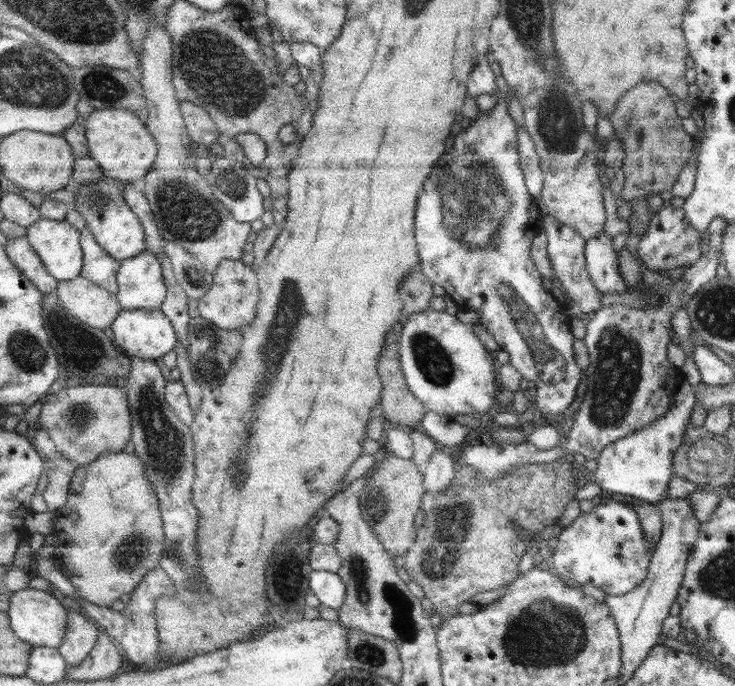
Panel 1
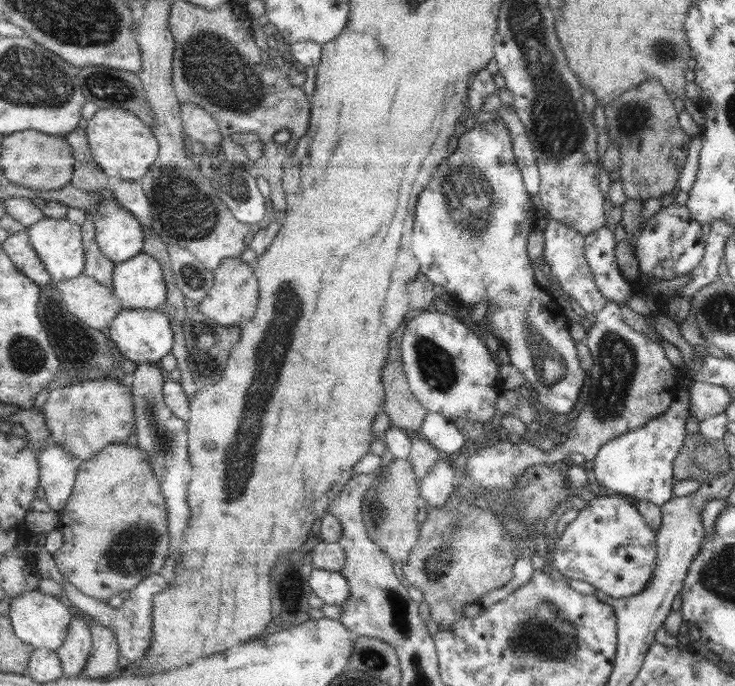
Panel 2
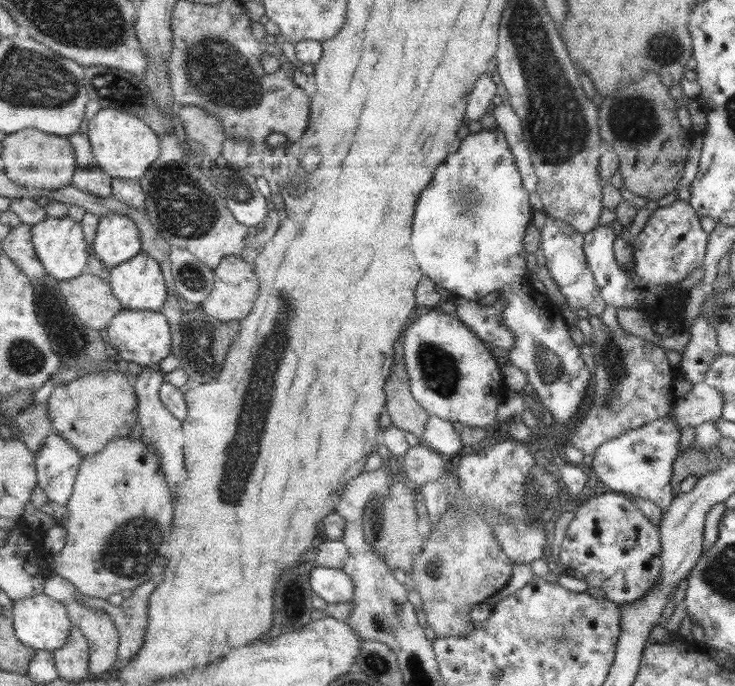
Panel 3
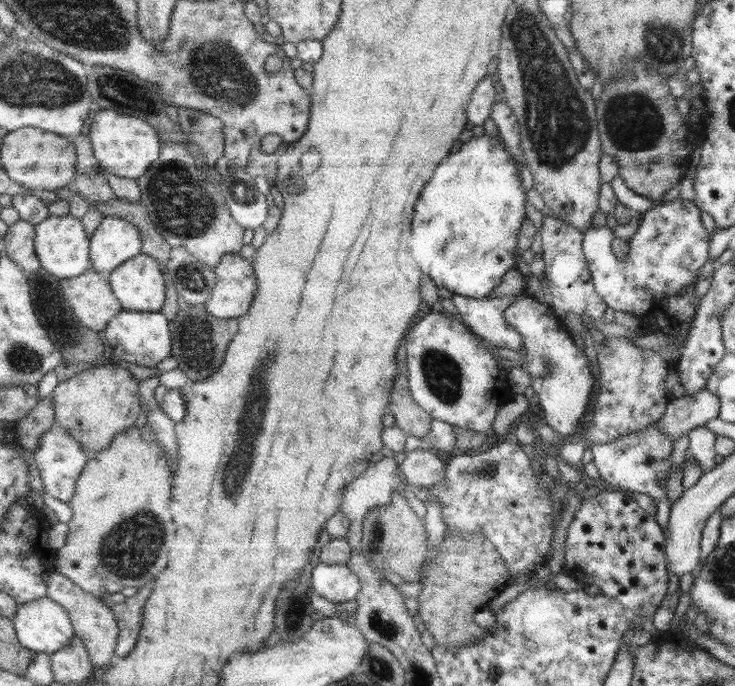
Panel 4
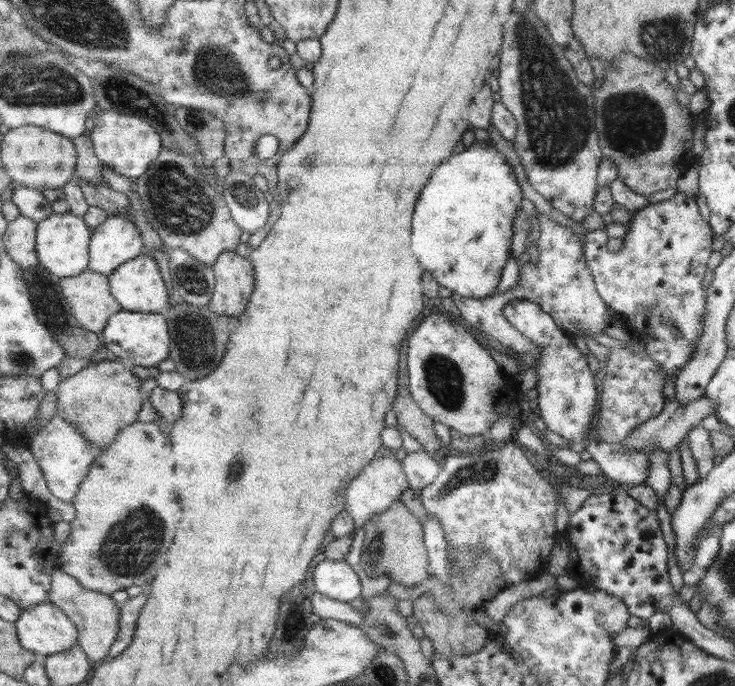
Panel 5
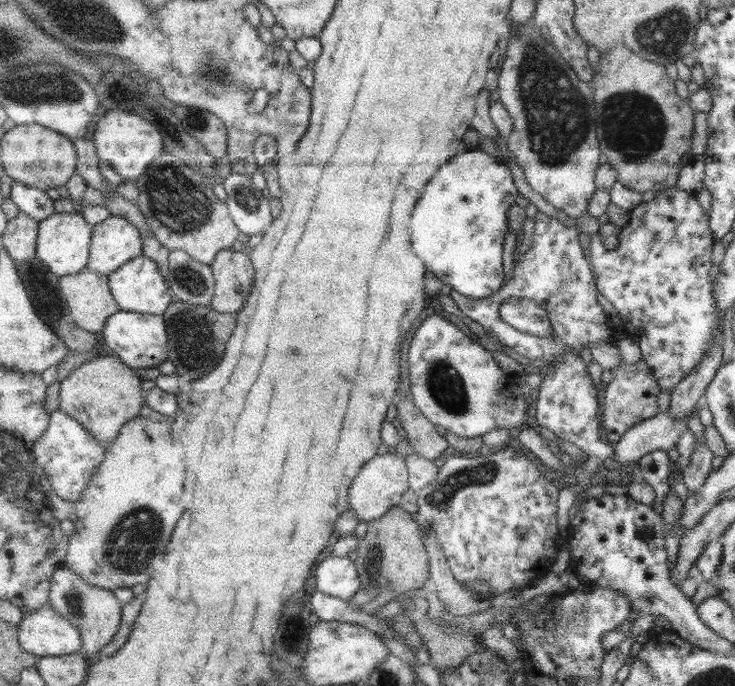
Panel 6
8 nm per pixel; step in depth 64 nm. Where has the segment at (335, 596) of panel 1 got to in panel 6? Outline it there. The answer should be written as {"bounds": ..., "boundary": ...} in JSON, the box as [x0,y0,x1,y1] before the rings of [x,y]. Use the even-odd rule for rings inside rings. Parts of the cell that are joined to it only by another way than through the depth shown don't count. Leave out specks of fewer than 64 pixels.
{"bounds":[316,556,363,601],"boundary":[[[329,556],[316,570],[318,591],[350,601],[362,588],[363,578],[355,561],[349,557]]]}

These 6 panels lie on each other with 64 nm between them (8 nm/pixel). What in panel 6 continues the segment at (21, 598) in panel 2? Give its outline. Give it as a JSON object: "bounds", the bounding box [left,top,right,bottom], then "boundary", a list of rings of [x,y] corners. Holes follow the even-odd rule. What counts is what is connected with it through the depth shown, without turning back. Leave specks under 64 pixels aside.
{"bounds":[18,603,82,658],"boundary":[[[50,603],[24,614],[18,632],[22,648],[39,658],[82,653],[81,632]]]}

